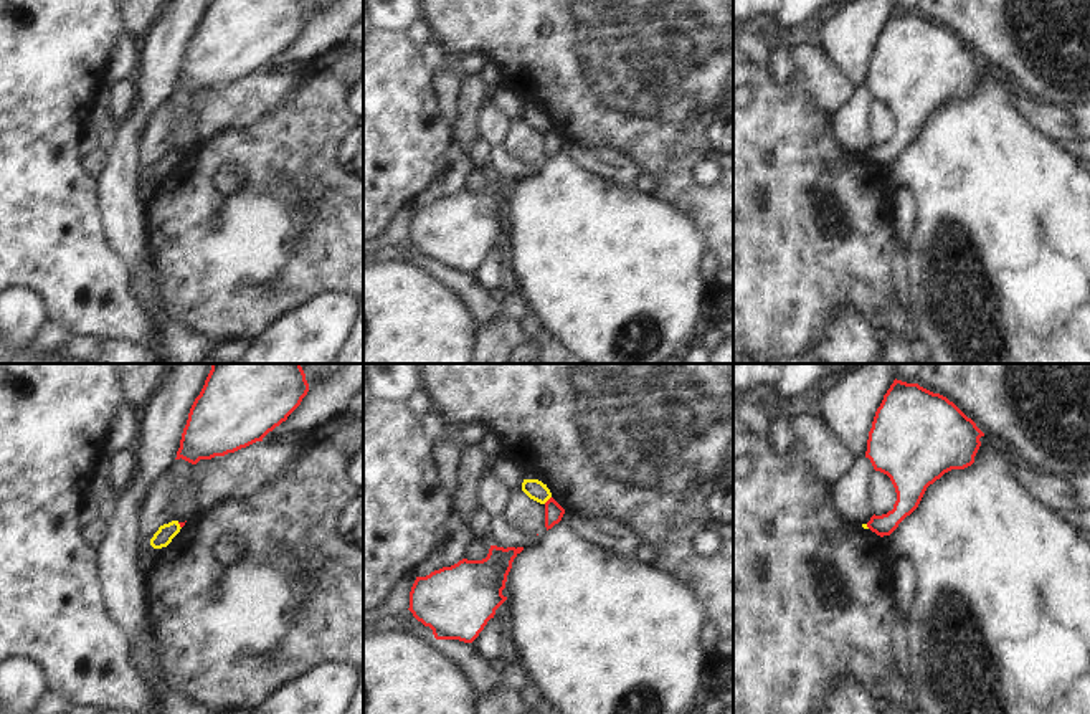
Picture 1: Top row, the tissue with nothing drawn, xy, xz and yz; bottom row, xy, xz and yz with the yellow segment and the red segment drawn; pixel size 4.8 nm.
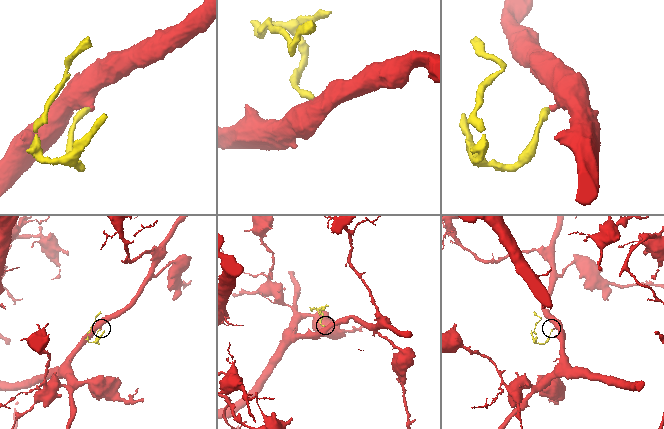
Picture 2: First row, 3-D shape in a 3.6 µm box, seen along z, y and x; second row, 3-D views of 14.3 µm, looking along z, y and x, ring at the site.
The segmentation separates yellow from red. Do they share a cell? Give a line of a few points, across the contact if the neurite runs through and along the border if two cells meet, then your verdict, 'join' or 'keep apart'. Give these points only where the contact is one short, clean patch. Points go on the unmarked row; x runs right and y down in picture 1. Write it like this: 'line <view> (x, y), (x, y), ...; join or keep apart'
line xz (550, 126), (544, 133); keep apart

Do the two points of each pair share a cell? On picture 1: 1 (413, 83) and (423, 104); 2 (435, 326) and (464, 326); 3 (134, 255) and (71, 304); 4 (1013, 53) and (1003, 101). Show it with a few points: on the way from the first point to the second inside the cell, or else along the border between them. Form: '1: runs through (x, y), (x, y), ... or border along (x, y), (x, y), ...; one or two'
1: runs through (413, 88), (413, 95), (418, 99); one
2: runs through (441, 326), (458, 326); one
3: border along (103, 230), (104, 240), (123, 260), (129, 273); two
4: border along (985, 63), (1001, 71), (1021, 93); two

